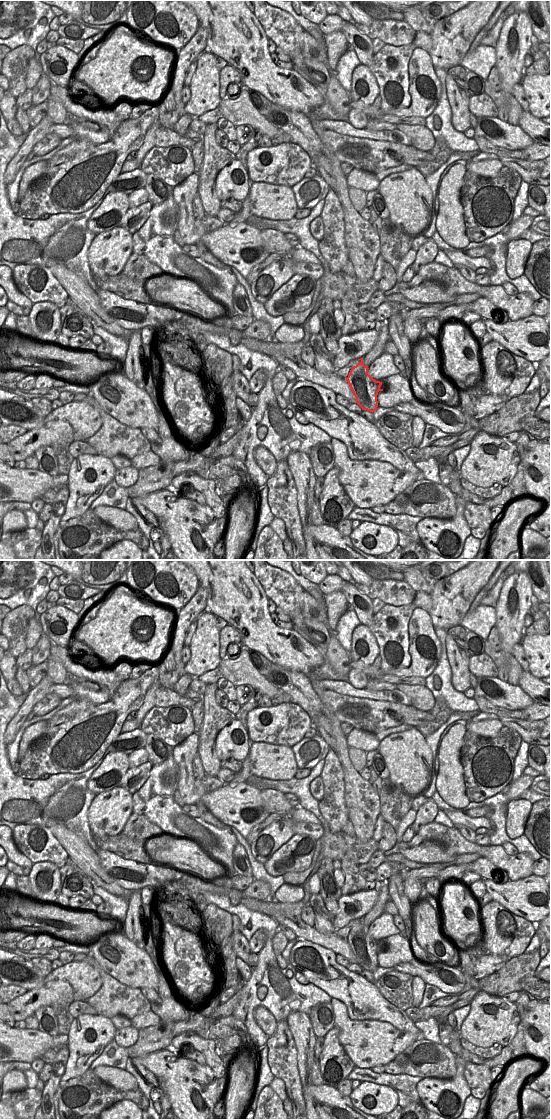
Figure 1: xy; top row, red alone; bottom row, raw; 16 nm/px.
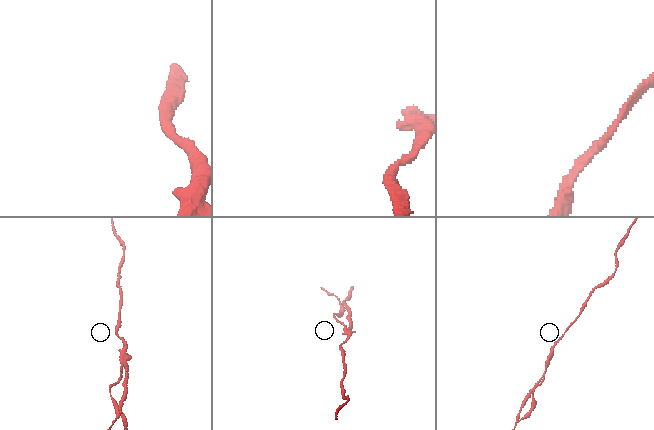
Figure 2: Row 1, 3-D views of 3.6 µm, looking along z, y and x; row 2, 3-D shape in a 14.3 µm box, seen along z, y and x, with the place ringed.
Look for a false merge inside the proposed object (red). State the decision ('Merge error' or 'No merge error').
Merge error

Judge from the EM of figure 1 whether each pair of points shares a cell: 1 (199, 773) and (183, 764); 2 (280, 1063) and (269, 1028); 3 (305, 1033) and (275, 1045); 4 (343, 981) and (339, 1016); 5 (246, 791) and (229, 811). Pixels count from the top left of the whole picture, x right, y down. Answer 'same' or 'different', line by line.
1: different
2: different
3: different
4: different
5: same

